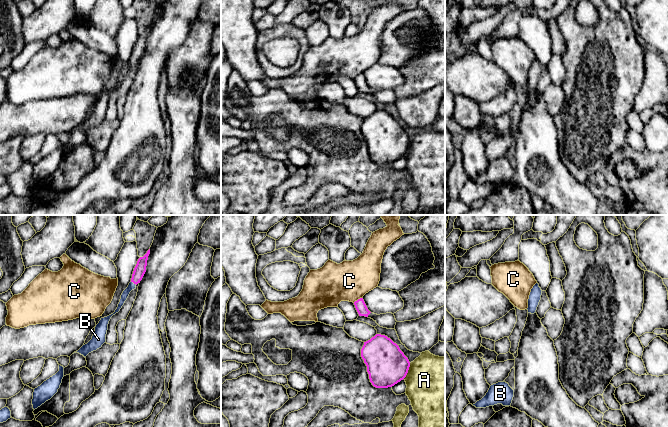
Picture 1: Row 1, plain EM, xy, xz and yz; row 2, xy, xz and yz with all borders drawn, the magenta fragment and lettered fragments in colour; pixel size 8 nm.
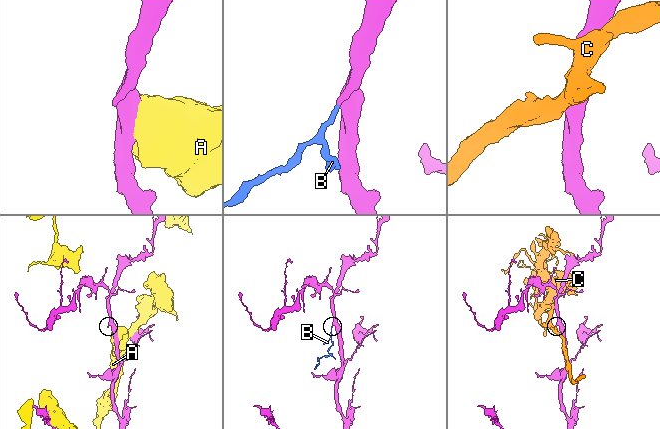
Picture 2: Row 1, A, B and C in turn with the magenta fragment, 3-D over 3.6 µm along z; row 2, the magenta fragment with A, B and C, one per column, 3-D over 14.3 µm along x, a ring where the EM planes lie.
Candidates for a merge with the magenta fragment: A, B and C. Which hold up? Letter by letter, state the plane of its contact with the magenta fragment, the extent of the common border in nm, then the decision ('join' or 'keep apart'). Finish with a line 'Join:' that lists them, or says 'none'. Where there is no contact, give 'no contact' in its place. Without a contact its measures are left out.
A: xz | 140 nm | keep apart
B: xy | 50 nm | join
C: xz | 90 nm | keep apart
Join: B

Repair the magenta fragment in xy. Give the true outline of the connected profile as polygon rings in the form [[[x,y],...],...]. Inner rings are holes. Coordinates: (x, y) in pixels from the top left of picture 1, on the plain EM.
[[[150,25],[143,33],[140,33],[138,35],[132,50],[131,58],[129,59],[128,63],[123,67],[120,78],[115,88],[107,93],[101,94],[101,96],[95,103],[95,108],[92,112],[92,115],[87,120],[83,121],[78,127],[76,127],[77,129],[86,133],[89,129],[101,124],[102,121],[106,118],[106,110],[108,106],[109,97],[113,91],[115,91],[120,87],[125,77],[127,76],[130,68],[136,65],[136,61],[140,59],[140,57],[142,56],[146,48],[146,42],[147,42],[147,36],[149,30],[150,30]]]

